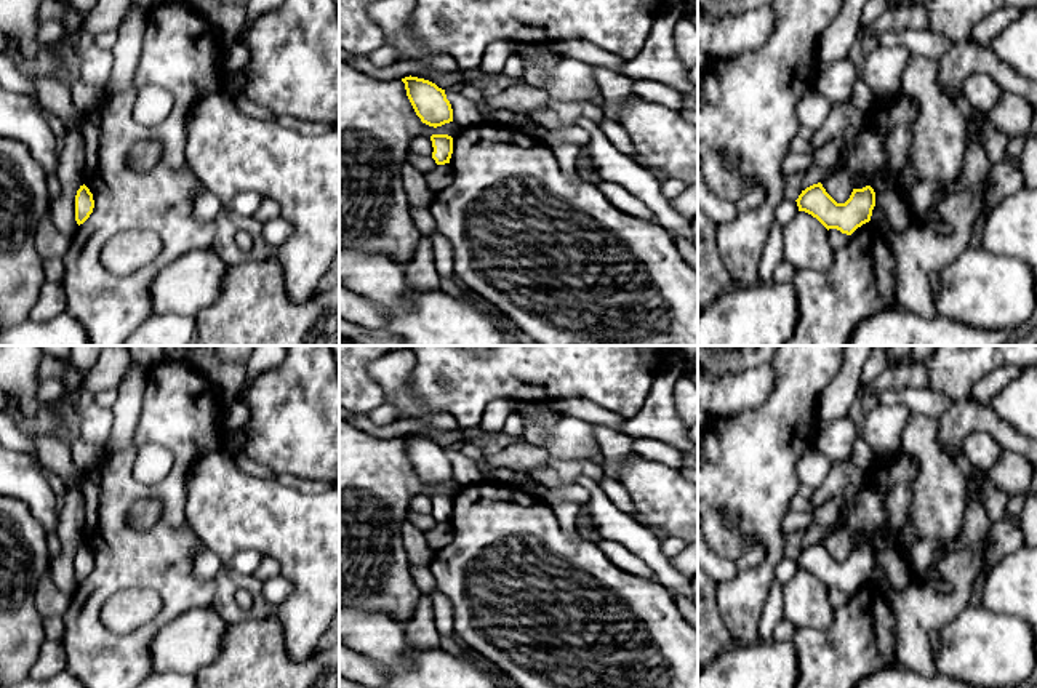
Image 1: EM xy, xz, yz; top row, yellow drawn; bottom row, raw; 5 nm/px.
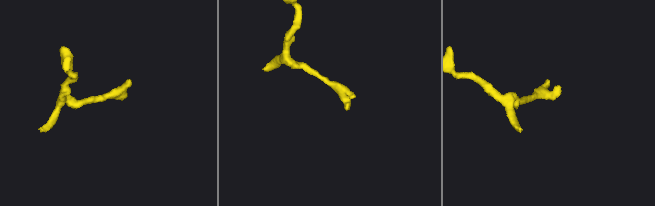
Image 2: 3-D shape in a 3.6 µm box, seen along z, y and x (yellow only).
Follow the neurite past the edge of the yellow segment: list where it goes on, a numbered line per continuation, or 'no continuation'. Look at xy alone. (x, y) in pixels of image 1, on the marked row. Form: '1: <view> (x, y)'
no continuation

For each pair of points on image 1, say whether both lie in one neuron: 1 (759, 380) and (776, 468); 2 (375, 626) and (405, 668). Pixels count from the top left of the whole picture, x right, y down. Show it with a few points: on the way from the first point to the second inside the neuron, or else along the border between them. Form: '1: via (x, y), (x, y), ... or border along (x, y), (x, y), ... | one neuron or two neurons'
1: border along (770, 365), (772, 394), (760, 405), (728, 416) | two neurons
2: via (378, 636), (399, 658) | one neuron

